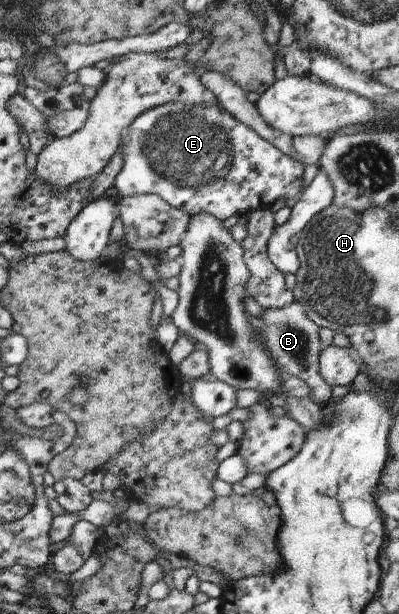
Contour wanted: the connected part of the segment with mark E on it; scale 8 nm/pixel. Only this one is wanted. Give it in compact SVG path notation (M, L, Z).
M217 102L208 107L167 103L146 110L121 131L119 149L123 160L112 186L121 196L153 193L189 216L205 211L223 221L232 214L269 208L275 199L287 198L292 202L301 190L302 164L280 153L247 125L237 122Z

